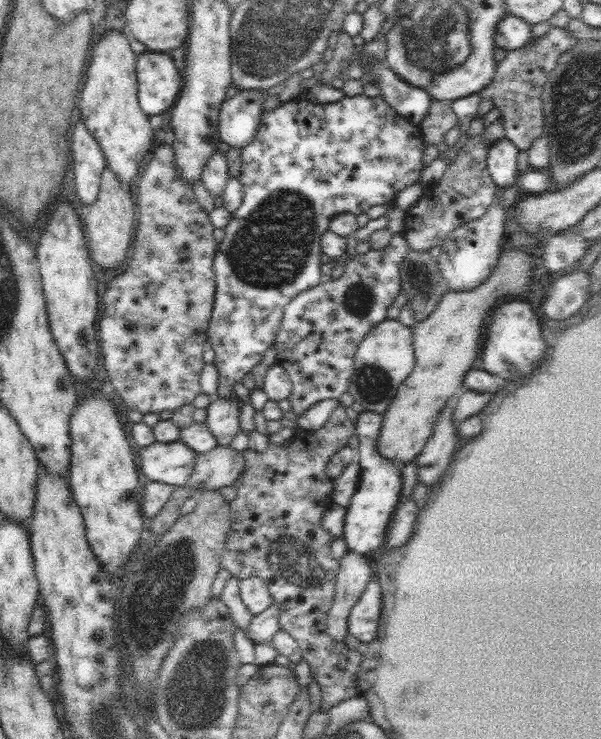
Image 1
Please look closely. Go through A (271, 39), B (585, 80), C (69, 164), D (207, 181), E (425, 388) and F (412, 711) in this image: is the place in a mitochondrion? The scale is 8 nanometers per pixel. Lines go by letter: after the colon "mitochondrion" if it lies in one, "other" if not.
A: mitochondrion
B: mitochondrion
C: other
D: other
E: other
F: other

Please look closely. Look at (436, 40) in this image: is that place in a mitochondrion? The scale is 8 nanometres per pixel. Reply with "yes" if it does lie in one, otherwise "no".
yes

